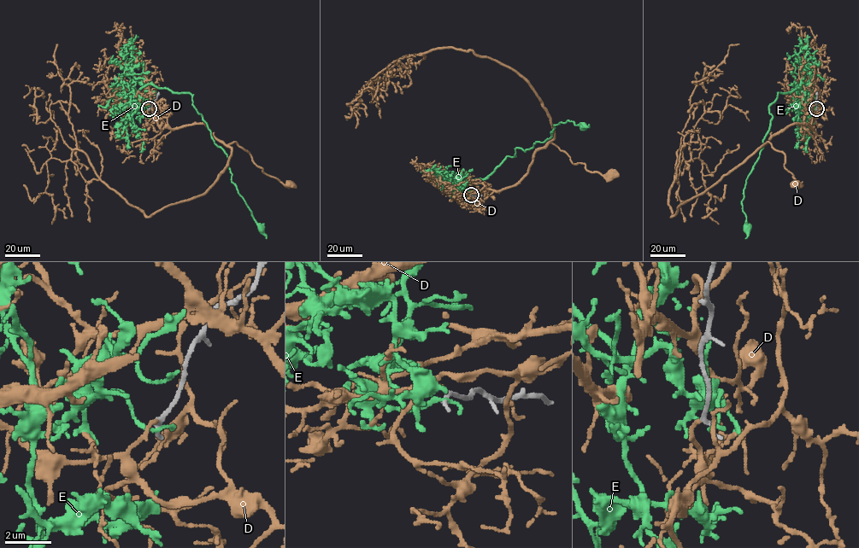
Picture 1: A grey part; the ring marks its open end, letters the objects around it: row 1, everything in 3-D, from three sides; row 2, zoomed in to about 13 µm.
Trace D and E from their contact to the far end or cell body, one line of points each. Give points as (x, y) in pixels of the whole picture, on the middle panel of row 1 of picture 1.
D: (471, 195), (514, 186), (535, 152), (550, 142), (573, 163), (614, 174)
E: (472, 195), (461, 181), (486, 178), (516, 148), (525, 151), (550, 138), (560, 122), (584, 126)

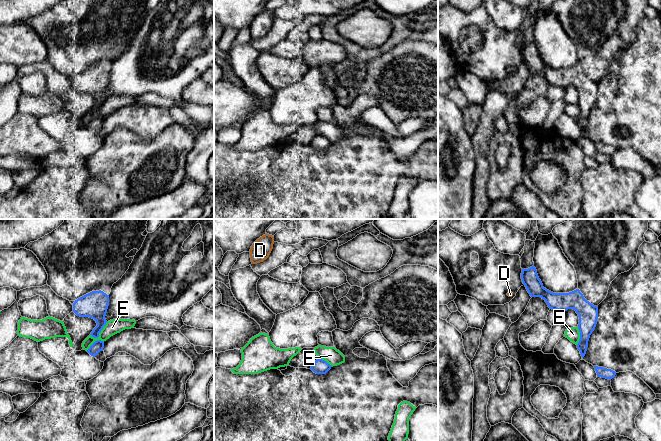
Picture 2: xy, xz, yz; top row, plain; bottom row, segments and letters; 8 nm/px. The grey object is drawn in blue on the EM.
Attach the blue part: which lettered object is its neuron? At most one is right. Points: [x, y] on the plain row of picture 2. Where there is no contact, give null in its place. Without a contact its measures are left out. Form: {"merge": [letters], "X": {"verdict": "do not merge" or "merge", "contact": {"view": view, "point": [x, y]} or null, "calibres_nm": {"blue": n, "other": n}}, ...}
{"merge": ["D"], "D": {"verdict": "merge", "contact": null}, "E": {"verdict": "do not merge", "contact": {"view": "xy", "point": [98, 112]}, "calibres_nm": {"blue": 200, "other": 120}}}

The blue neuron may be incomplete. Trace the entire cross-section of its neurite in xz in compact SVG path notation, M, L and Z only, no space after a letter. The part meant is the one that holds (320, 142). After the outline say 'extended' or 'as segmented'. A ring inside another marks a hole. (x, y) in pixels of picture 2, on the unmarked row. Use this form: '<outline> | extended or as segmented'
M317 135L311 142L311 146L316 150L326 150L330 145L331 141L325 136Z | as segmented

